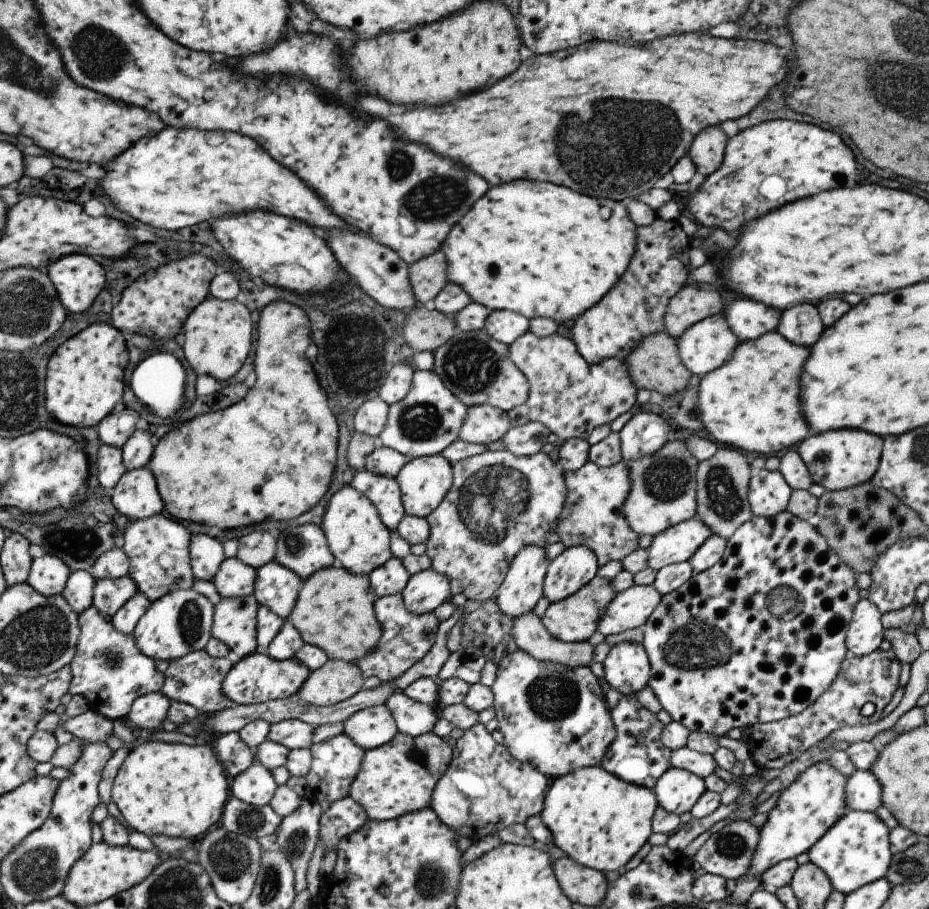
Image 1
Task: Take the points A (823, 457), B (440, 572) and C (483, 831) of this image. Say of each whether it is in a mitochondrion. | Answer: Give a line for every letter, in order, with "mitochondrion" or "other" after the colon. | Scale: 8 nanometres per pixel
A: mitochondrion
B: other
C: other

